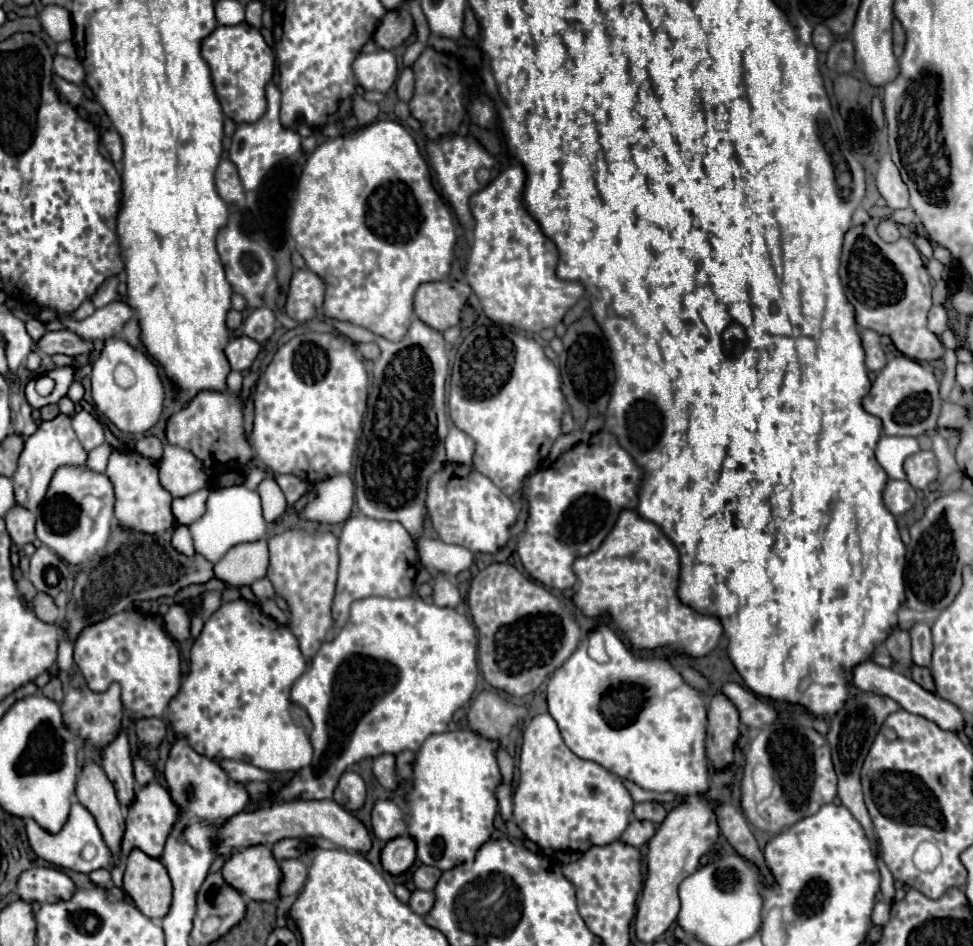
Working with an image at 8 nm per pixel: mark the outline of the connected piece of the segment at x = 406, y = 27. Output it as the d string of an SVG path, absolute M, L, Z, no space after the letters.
M394 10L394 12L388 12L380 22L380 26L376 28L374 42L378 44L378 48L392 50L392 48L398 48L412 34L412 30L414 30L414 20L410 12Z

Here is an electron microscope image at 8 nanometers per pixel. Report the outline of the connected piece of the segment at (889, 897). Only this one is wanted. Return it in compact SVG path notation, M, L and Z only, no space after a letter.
M880 855L877 856L878 869L881 876L880 892L883 895L885 901L893 902L895 898L896 888L894 885L894 877L890 870L888 870L886 864L884 864Z

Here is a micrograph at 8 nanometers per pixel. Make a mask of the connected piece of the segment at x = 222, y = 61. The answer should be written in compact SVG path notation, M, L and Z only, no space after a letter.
M248 22L236 26L216 26L210 36L202 40L202 58L208 62L218 102L228 118L236 124L258 120L266 112L266 84L274 72L274 52L264 42L260 30Z

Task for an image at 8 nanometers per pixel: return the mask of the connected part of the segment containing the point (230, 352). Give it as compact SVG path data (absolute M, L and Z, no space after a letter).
M248 336L232 338L226 346L226 356L228 356L232 370L240 370L240 372L244 372L252 366L258 352L260 352L260 344Z

